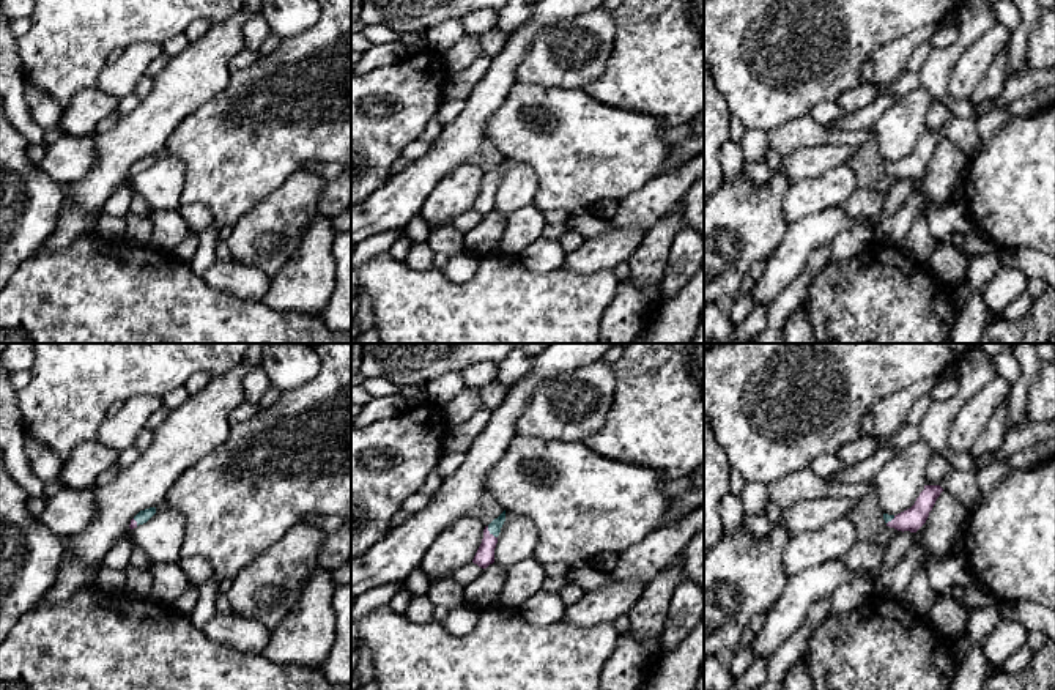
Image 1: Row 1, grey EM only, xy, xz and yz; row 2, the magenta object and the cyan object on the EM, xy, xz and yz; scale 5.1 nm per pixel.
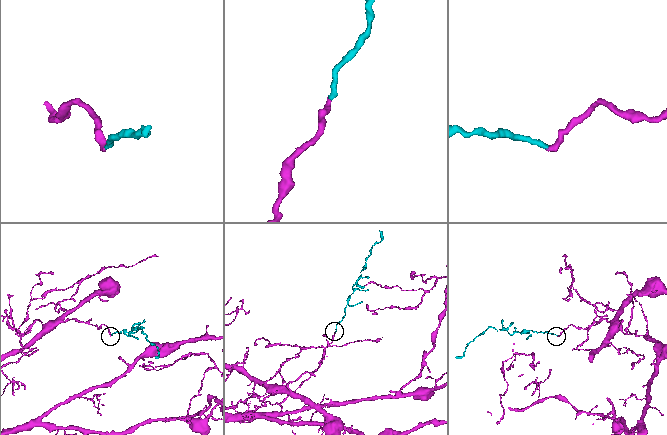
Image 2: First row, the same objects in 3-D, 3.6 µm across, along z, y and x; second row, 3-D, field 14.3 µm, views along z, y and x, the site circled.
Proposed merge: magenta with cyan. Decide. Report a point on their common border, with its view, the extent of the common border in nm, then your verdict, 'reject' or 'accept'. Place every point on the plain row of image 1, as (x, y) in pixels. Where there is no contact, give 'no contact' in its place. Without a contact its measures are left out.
xz (492, 181) | 80 nm | accept

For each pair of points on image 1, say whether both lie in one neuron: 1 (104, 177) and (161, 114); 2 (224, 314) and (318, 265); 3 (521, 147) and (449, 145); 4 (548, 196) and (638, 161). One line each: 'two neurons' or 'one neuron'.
1: one neuron
2: two neurons
3: two neurons
4: one neuron

